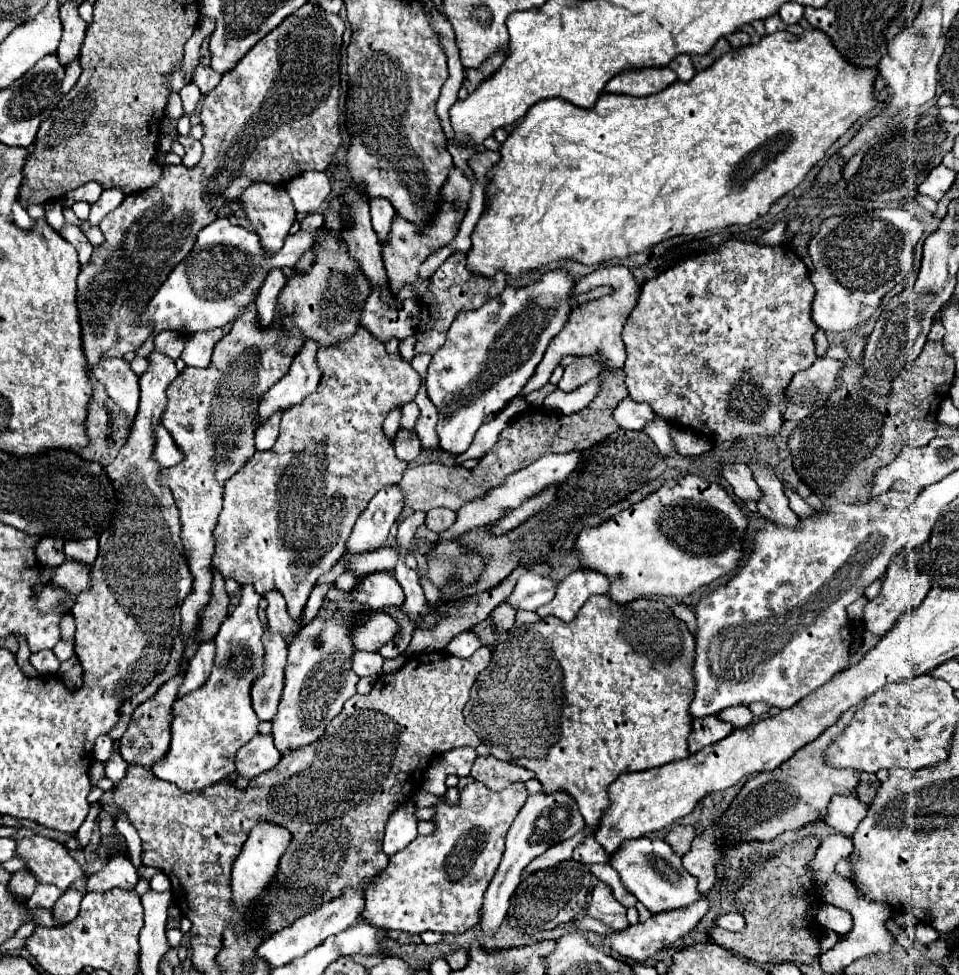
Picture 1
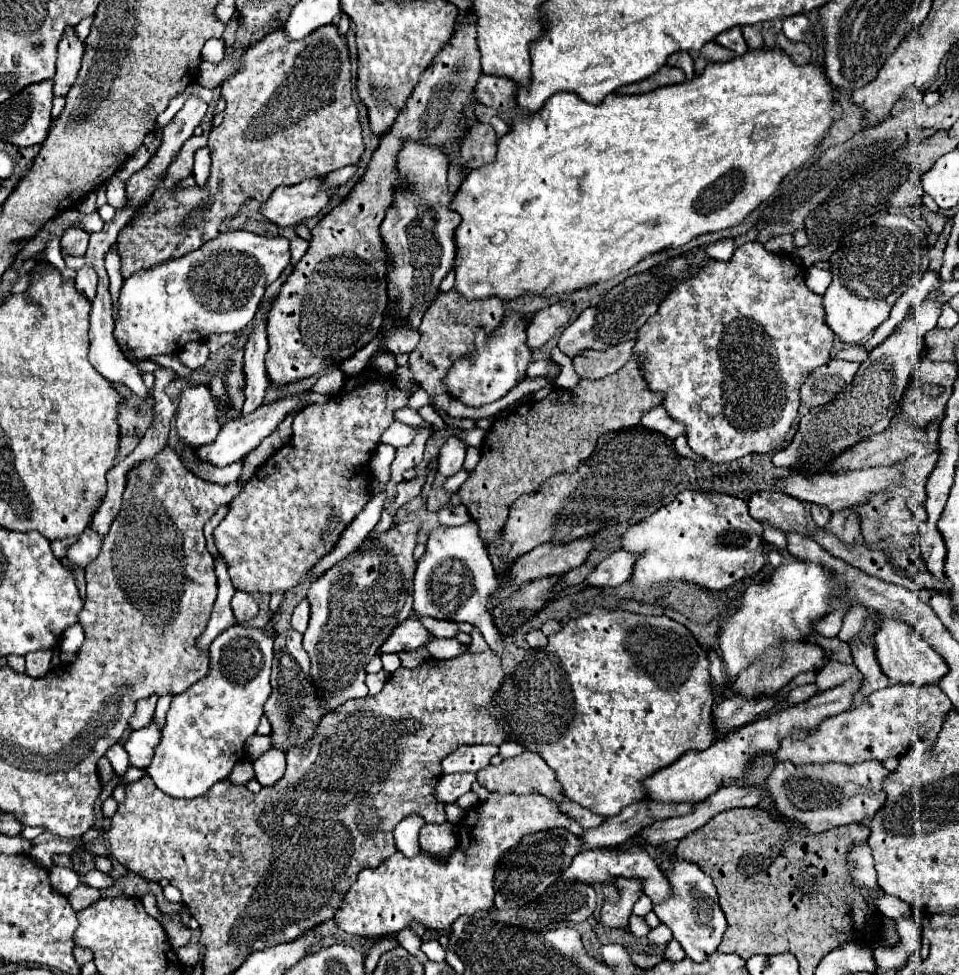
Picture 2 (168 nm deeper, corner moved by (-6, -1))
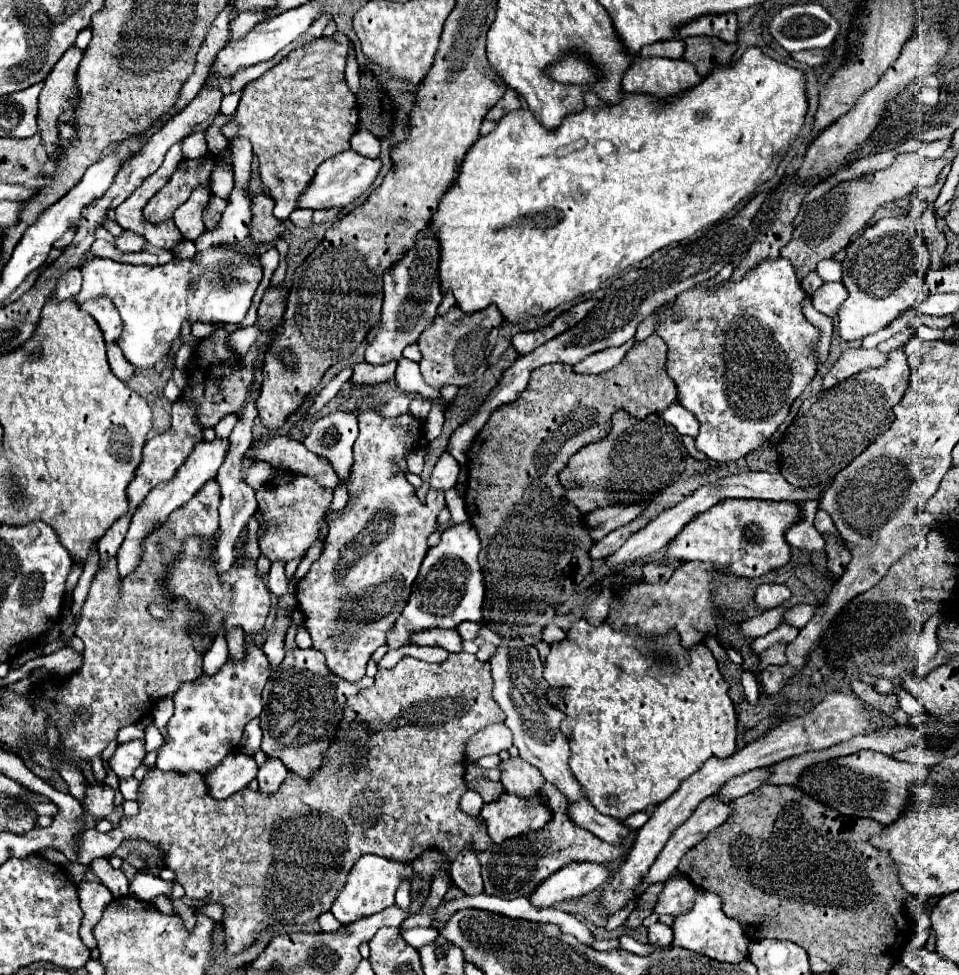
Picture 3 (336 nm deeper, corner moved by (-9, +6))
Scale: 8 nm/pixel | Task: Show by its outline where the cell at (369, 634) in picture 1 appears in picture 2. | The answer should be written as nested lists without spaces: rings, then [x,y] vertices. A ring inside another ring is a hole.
[[[409,617],[391,631],[383,647],[379,647],[379,653],[399,653],[403,649],[413,651],[413,649],[423,647],[429,639],[433,639],[433,635],[427,633],[421,621],[417,617]]]

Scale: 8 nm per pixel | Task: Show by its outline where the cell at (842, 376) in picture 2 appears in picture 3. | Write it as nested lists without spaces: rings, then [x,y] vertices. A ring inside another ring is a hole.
[[[864,348],[848,350],[836,360],[832,370],[824,376],[822,386],[832,388],[832,386],[840,384],[842,380],[846,380],[846,378],[850,378],[850,376],[854,376],[854,374],[858,374],[862,370],[880,368],[886,362],[888,362],[888,354],[880,352],[878,348],[872,348],[872,350],[864,350]]]

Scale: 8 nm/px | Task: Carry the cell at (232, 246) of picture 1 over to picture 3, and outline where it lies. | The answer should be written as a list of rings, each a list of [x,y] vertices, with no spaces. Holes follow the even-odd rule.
[[[218,246],[196,254],[196,260],[172,260],[164,266],[130,266],[110,258],[94,258],[82,272],[82,290],[74,296],[76,304],[90,298],[106,296],[112,300],[120,318],[124,320],[124,334],[120,348],[136,370],[152,368],[162,360],[172,342],[180,336],[184,322],[222,322],[240,324],[252,306],[254,292],[262,280],[262,266],[258,258],[244,256],[232,246]]]

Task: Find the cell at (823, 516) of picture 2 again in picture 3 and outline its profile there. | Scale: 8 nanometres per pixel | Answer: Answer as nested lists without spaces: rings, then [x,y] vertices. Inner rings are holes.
[[[818,510],[816,512],[816,520],[814,520],[814,526],[820,534],[834,534],[836,532],[836,526],[832,524],[832,520],[828,518],[828,514],[824,510]]]

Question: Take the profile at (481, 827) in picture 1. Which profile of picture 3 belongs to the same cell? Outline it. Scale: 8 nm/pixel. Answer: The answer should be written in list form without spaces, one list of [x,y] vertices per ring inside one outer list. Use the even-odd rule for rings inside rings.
[[[364,856],[354,864],[354,868],[348,876],[348,882],[346,882],[344,890],[340,892],[340,896],[336,898],[336,902],[332,904],[330,912],[334,914],[334,918],[340,924],[350,924],[358,918],[368,916],[368,914],[376,914],[376,912],[394,904],[394,894],[396,894],[400,882],[404,878],[412,880],[412,876],[414,876],[414,872],[412,872],[410,864],[384,860],[380,856]]]

